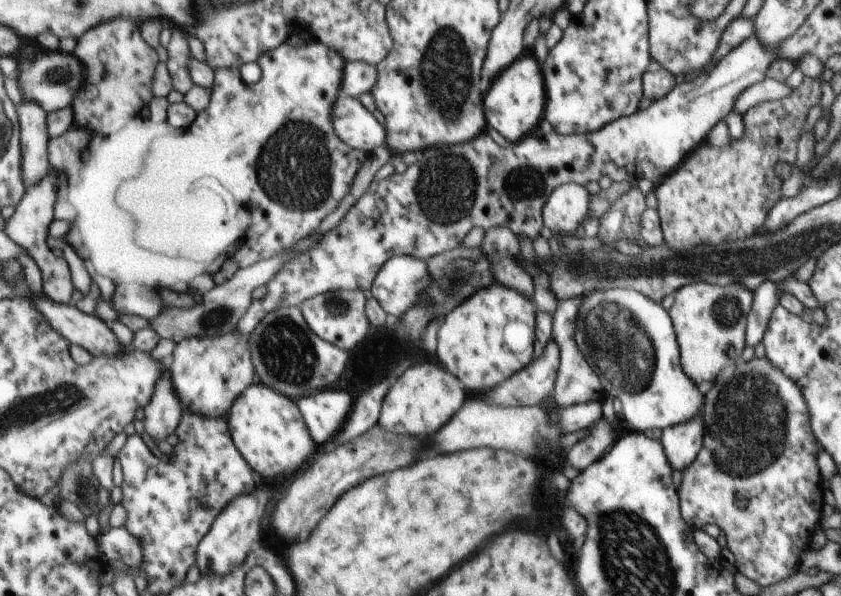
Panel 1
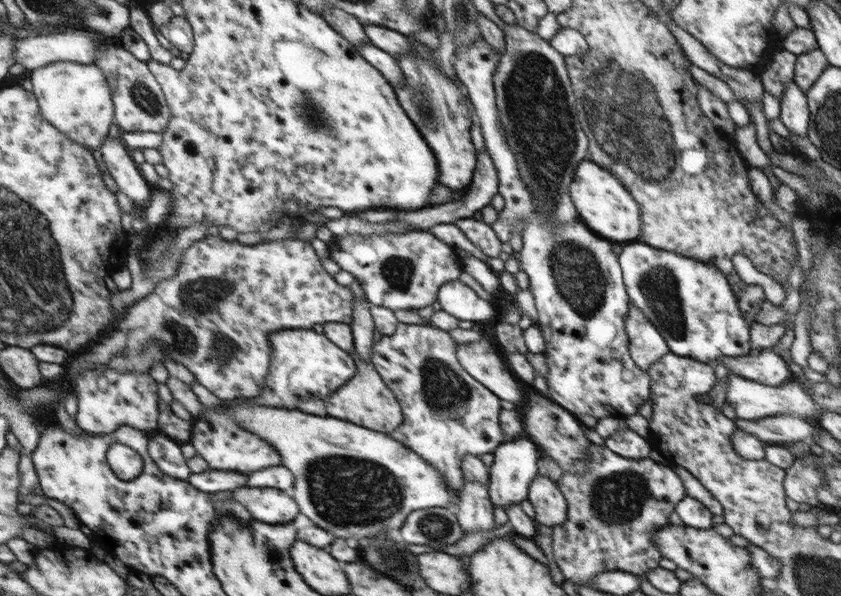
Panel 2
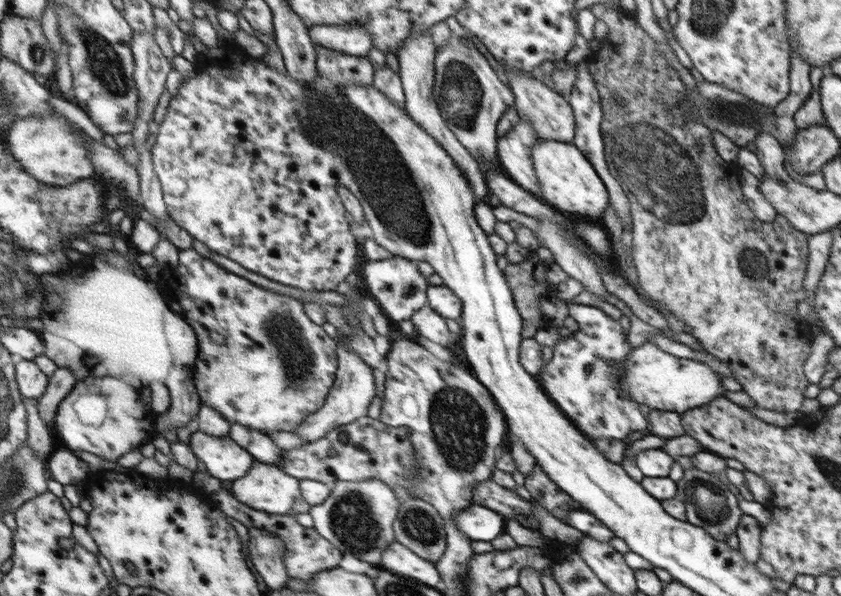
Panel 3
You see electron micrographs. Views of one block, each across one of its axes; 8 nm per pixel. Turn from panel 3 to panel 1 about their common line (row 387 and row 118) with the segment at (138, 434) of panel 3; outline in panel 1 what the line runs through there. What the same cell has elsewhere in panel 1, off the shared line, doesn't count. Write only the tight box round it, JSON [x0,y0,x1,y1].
[72,18,160,134]

